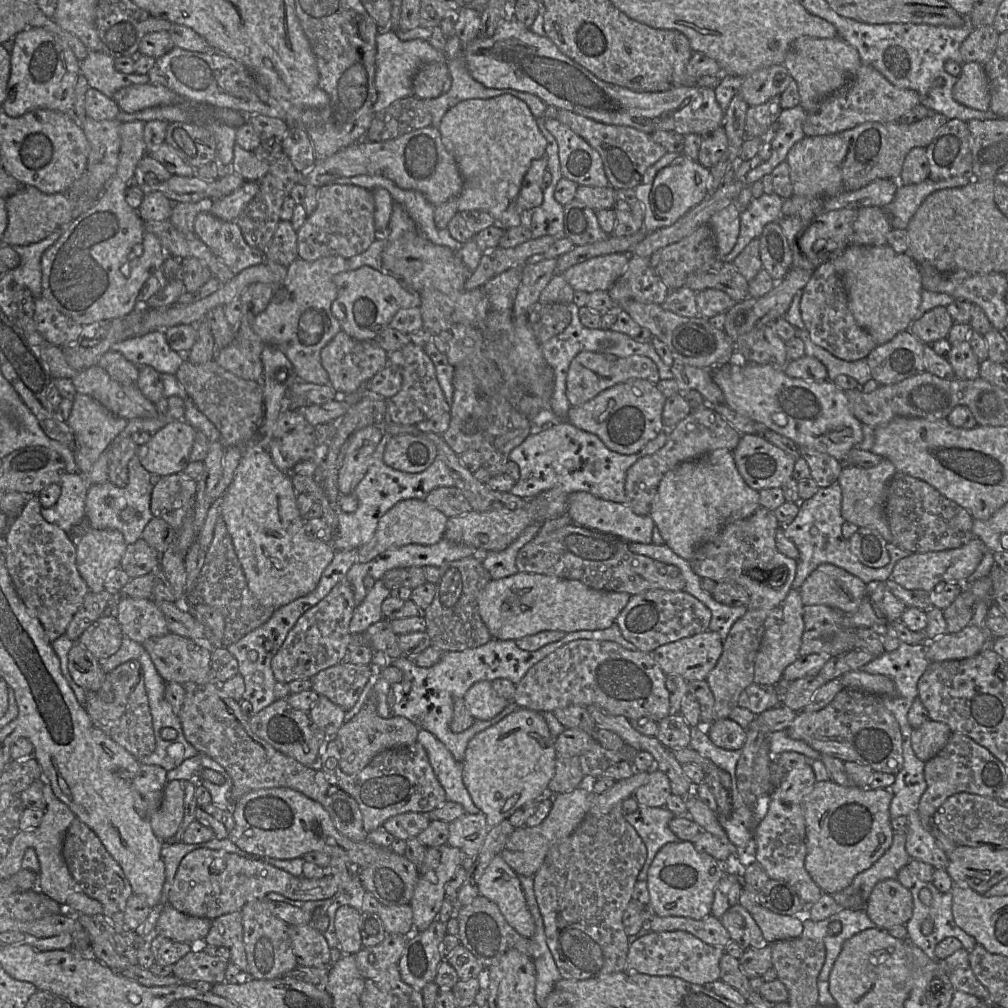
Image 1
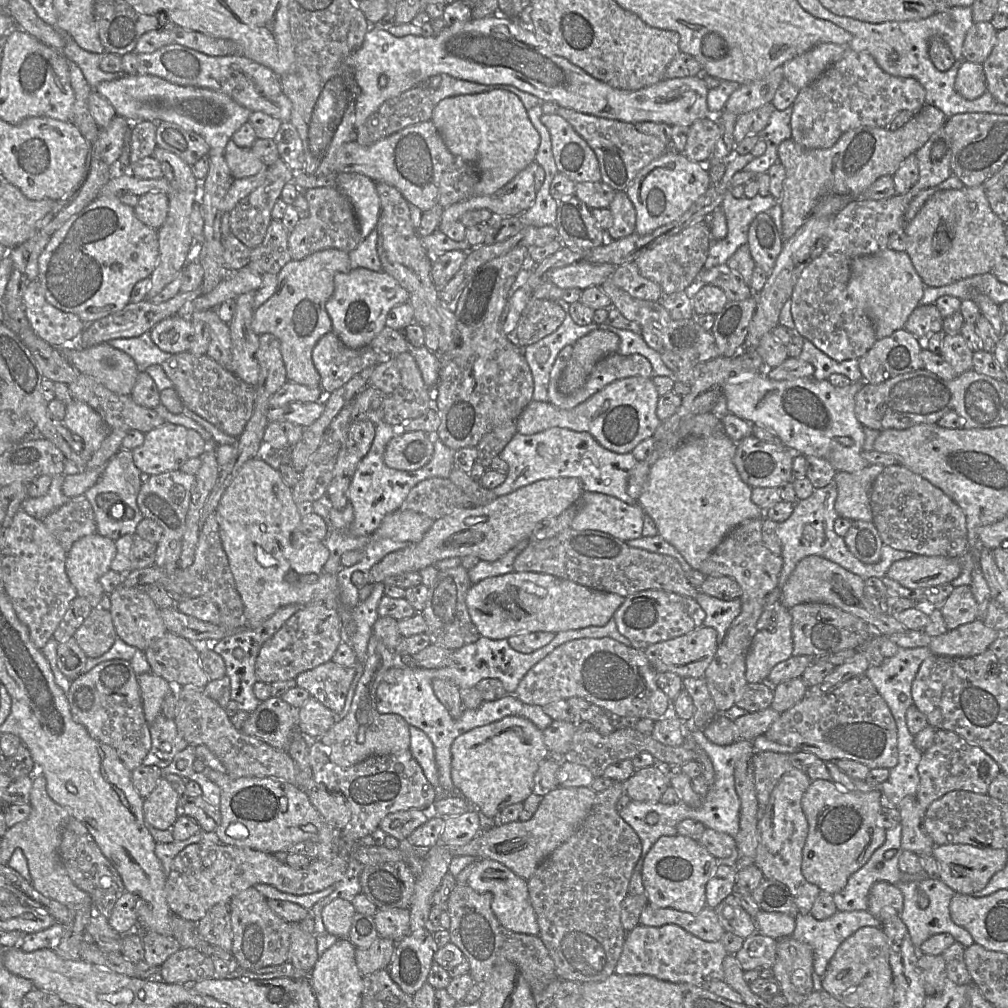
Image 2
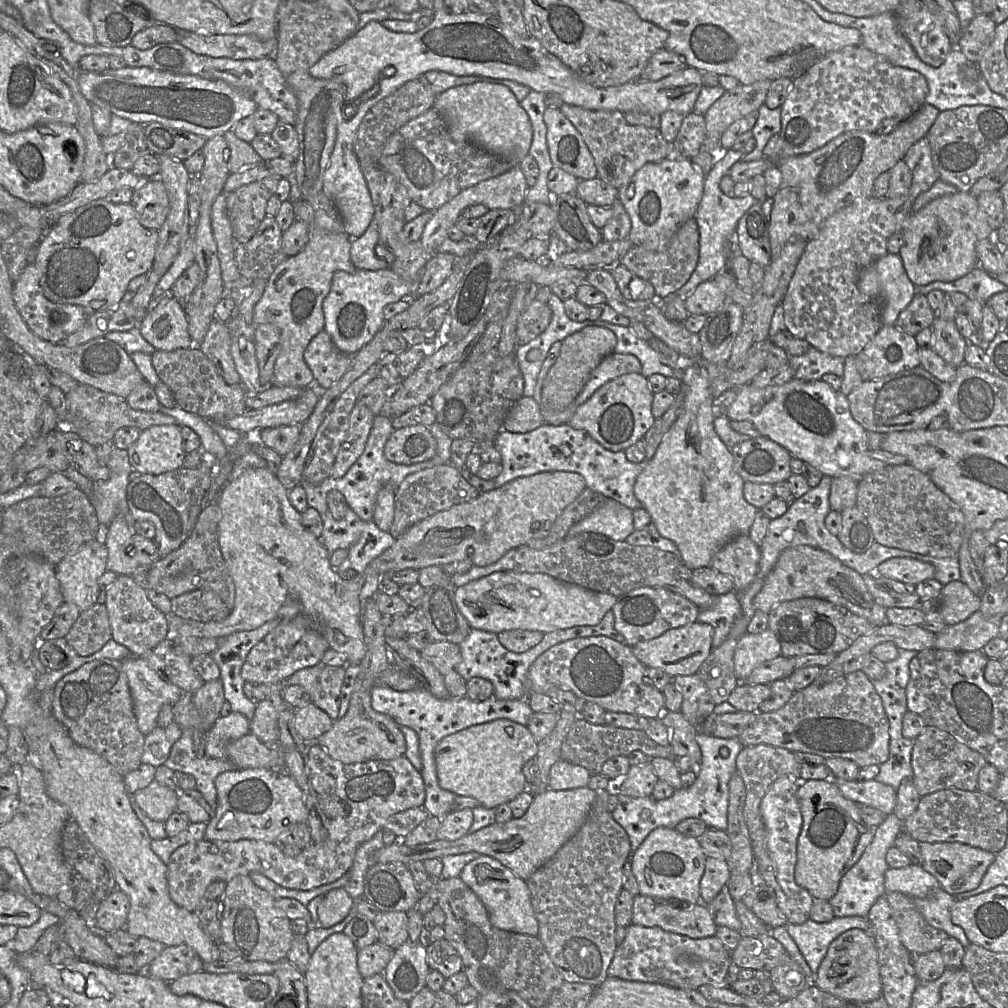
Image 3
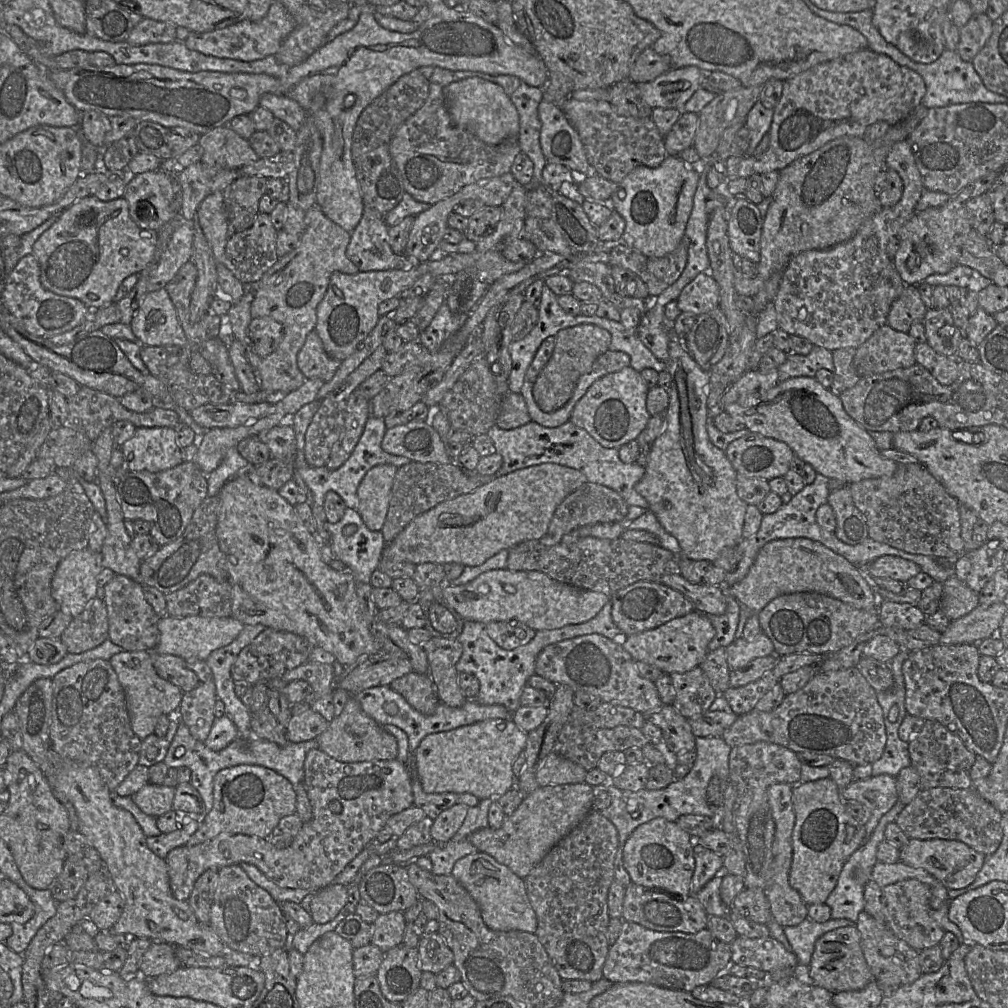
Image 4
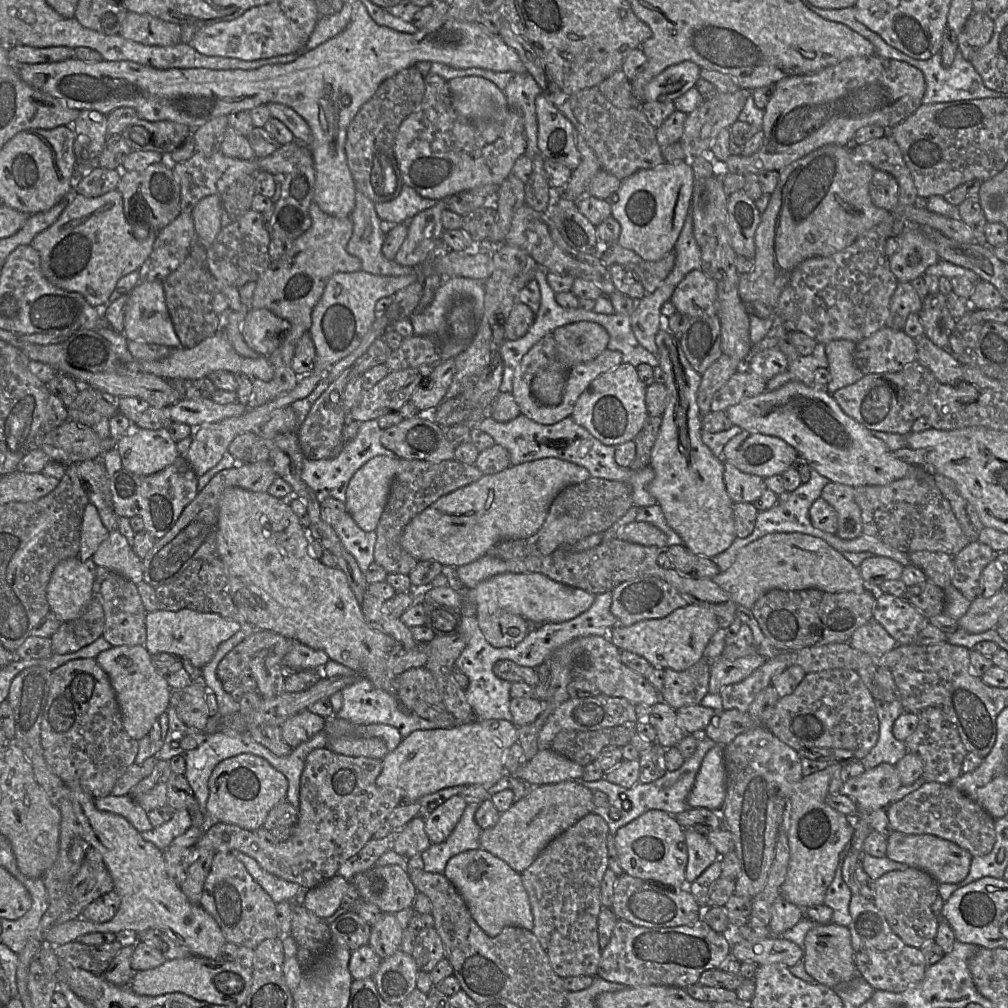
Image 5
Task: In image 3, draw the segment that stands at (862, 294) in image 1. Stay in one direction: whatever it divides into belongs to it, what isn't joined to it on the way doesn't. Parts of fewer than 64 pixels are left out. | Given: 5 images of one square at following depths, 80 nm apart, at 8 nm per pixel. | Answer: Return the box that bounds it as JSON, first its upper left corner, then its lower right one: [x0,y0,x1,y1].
[858,253,917,326]

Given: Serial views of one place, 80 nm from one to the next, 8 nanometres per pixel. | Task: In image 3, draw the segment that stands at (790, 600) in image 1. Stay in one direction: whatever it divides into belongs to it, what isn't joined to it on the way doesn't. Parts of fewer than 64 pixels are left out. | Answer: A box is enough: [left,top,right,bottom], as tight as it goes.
[735,630,781,682]

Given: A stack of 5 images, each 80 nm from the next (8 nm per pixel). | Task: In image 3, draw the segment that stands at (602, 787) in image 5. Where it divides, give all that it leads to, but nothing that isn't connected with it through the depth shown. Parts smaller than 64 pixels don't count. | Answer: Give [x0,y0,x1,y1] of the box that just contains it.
[606,733,744,853]

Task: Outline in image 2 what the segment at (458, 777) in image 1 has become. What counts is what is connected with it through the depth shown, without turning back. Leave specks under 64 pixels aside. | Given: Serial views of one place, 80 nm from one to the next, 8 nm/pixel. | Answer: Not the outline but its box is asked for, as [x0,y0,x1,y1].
[409,726,439,789]

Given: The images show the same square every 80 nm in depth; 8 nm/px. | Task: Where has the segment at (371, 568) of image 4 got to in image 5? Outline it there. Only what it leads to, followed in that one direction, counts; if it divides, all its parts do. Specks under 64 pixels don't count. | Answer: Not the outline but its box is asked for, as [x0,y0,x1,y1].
[332,512,376,573]

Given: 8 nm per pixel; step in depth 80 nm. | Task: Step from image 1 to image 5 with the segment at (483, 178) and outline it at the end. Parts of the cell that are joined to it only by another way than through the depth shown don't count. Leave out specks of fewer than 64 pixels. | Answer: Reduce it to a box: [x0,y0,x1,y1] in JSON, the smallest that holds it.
[448,76,509,121]

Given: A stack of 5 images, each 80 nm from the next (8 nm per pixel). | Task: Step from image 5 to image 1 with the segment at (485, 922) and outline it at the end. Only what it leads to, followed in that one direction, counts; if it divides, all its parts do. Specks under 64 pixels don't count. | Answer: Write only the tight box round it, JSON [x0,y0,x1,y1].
[478,855,535,938]

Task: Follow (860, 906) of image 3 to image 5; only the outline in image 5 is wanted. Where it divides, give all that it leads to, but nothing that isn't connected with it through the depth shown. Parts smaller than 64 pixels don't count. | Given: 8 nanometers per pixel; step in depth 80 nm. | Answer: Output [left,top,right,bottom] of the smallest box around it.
[824,862,851,926]

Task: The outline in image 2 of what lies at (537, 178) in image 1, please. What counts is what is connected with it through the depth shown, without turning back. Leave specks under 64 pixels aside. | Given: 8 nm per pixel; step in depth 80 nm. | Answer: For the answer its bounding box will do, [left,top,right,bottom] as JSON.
[439,166,537,233]

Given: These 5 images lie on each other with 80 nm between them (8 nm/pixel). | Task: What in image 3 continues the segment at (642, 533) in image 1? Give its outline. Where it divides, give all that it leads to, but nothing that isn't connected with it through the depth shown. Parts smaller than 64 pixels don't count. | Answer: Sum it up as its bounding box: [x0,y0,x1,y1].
[566,498,634,541]

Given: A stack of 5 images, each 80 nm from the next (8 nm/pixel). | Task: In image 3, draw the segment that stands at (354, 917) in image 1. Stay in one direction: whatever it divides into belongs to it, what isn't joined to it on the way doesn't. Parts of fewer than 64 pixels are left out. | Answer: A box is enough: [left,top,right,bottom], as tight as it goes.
[317,888,353,928]

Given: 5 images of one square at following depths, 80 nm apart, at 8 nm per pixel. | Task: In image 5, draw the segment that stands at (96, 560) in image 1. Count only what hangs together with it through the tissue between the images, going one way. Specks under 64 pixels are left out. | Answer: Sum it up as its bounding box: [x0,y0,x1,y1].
[47,557,97,622]

